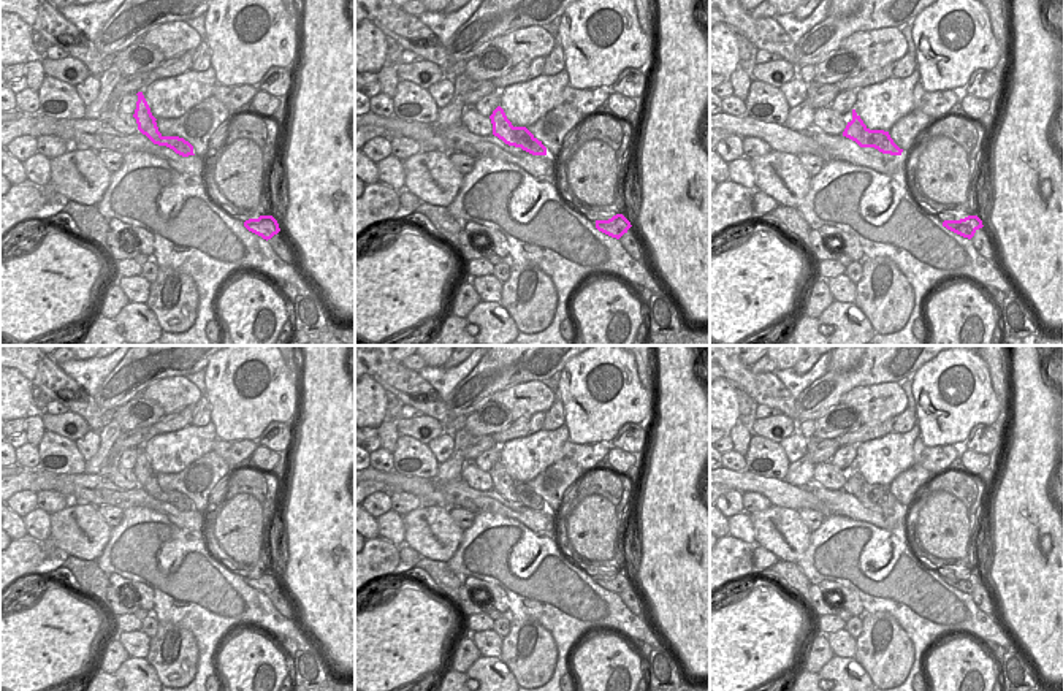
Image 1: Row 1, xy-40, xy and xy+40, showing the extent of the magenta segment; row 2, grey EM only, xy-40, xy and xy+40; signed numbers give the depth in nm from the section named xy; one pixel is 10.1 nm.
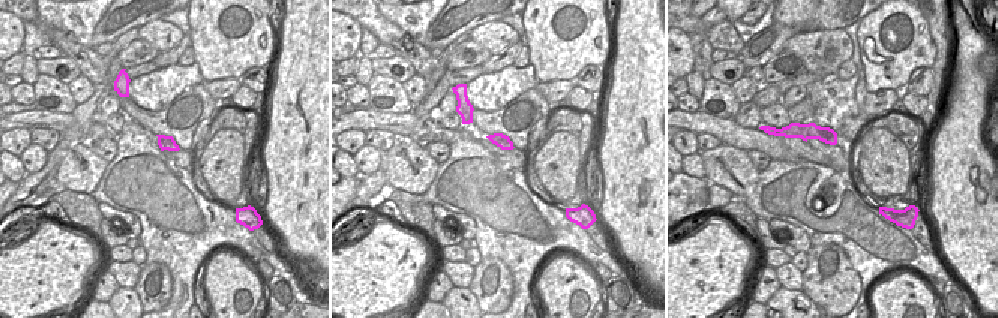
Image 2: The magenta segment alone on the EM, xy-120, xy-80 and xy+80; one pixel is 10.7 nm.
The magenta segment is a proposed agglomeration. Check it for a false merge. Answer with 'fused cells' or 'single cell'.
fused cells

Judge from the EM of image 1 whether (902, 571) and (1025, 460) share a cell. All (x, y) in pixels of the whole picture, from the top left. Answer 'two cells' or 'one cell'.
two cells

